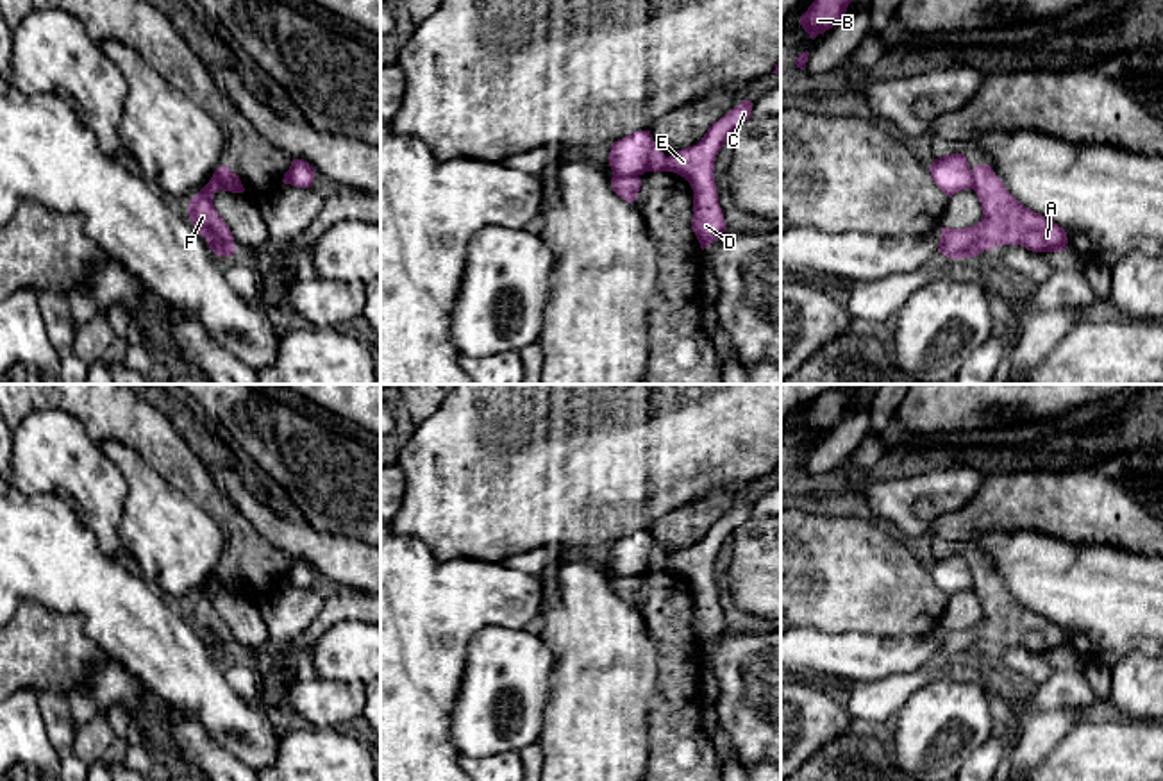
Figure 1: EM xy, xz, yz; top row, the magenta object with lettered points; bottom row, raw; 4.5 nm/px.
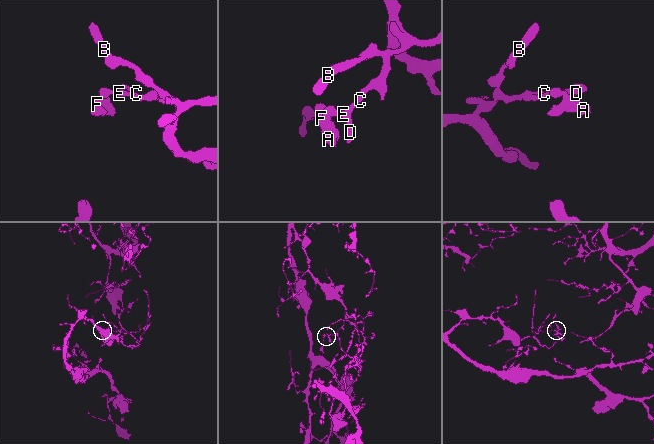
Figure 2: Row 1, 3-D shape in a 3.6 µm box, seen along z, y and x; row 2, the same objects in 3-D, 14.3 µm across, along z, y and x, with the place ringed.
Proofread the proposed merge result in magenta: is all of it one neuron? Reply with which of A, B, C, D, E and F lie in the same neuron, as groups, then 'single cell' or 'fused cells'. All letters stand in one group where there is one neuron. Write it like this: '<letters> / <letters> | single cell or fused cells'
A F / B C D E | fused cells

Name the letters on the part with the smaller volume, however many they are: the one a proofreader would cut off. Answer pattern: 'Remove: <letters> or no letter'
Remove: A, F

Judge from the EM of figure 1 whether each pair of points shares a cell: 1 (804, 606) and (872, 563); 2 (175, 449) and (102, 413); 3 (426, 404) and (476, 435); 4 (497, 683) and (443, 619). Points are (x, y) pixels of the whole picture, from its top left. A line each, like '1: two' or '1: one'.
1: one
2: one
3: two
4: two

